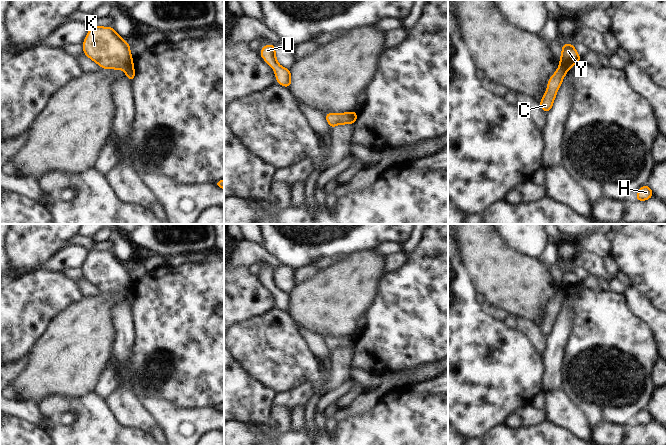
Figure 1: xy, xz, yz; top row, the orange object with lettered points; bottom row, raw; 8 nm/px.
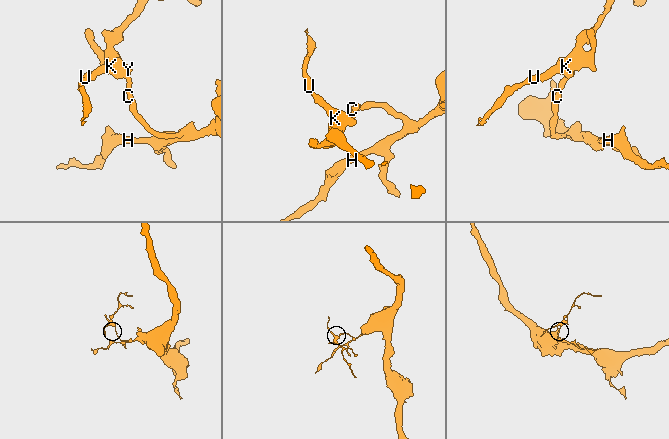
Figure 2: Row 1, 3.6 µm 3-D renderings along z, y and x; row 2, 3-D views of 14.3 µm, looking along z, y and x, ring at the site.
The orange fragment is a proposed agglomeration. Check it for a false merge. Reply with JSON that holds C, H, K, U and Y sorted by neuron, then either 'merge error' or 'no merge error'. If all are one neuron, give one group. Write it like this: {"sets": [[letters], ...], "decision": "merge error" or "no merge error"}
{"sets": [["C", "H"], ["K", "U", "Y"]], "decision": "merge error"}

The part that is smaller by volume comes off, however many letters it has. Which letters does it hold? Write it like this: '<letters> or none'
K, U, Y

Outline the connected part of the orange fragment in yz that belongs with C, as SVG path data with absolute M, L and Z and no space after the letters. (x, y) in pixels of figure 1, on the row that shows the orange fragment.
M559 66L554 75L552 75L548 80L548 87L546 93L544 94L541 102L539 103L542 110L547 114L554 102L556 93L561 85L567 70L563 66Z

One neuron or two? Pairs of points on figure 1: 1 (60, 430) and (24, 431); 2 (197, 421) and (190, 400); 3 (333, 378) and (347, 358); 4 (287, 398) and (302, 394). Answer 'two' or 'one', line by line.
1: two
2: two
3: one
4: one

